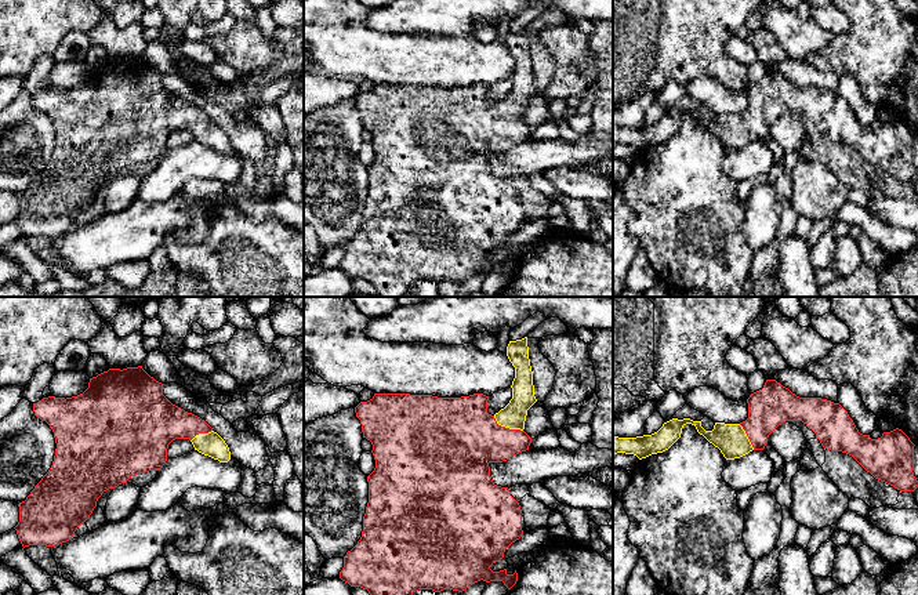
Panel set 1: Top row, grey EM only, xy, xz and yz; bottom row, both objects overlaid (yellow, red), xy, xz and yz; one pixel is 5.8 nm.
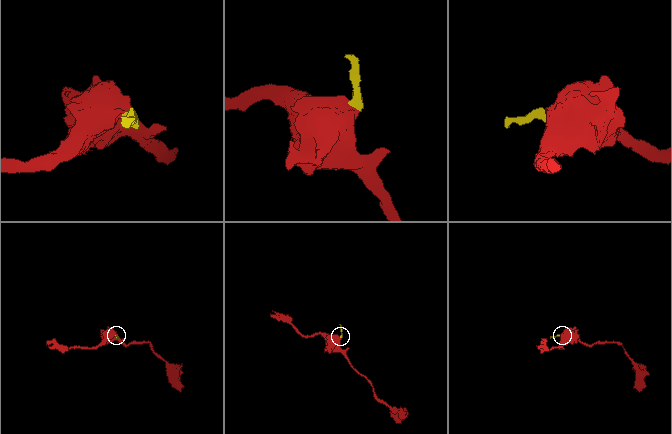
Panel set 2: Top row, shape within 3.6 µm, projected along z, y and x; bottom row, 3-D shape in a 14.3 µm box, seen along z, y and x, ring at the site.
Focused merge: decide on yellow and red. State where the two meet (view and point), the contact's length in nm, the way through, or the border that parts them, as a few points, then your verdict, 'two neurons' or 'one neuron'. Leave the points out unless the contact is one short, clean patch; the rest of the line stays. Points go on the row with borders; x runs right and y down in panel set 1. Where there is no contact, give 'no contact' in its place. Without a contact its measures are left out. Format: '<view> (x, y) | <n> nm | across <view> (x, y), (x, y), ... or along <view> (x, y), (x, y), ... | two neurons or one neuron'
xz (507, 427) | 200 nm | across xz (512, 416), (507, 427), (496, 438), (465, 438) | one neuron

